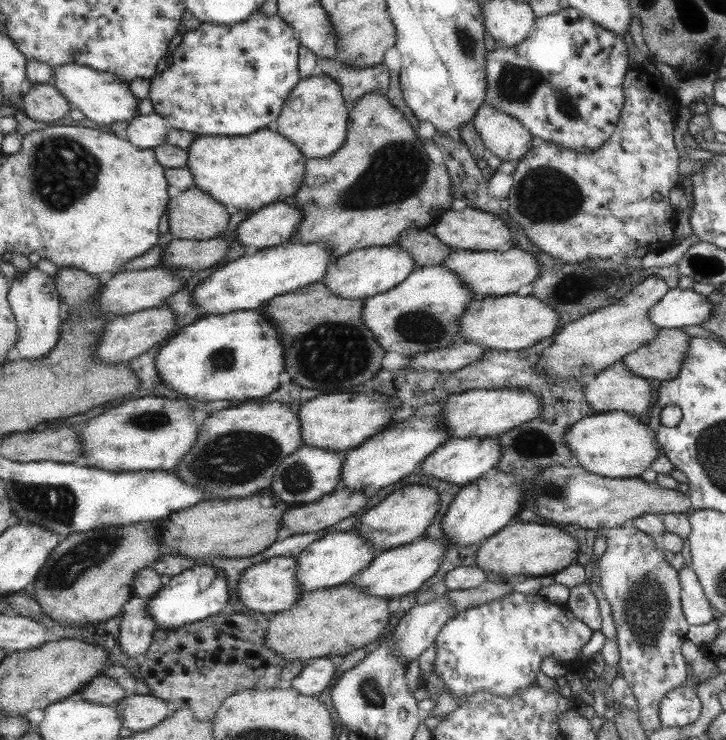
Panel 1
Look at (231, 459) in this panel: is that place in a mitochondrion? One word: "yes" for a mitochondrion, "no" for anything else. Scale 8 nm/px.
yes

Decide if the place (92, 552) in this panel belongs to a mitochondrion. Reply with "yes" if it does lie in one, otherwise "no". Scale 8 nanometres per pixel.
yes

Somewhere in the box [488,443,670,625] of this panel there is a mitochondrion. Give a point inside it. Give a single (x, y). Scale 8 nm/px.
(554, 490)

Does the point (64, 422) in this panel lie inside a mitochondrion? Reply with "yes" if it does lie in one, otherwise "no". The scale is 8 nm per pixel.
no

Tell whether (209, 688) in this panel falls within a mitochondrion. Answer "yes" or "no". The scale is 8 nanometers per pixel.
no

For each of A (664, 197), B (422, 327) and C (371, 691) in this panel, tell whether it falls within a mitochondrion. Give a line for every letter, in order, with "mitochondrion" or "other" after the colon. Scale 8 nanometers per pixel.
A: other
B: mitochondrion
C: mitochondrion

